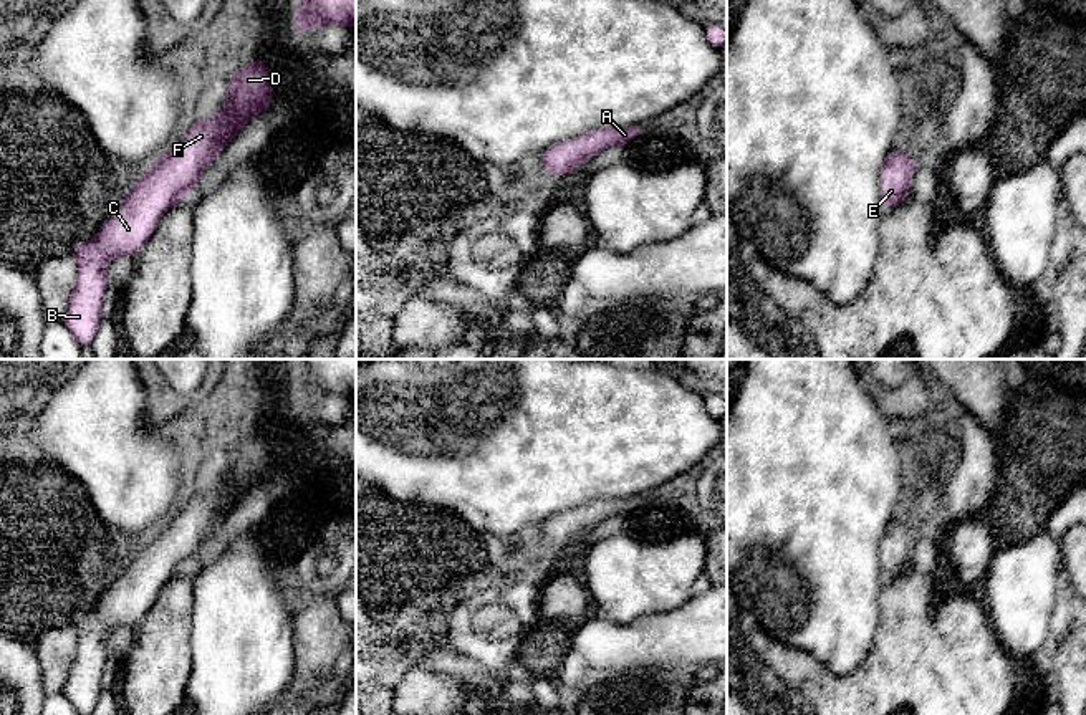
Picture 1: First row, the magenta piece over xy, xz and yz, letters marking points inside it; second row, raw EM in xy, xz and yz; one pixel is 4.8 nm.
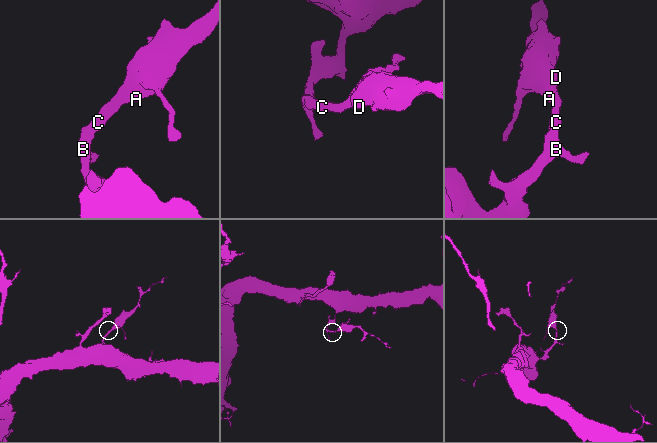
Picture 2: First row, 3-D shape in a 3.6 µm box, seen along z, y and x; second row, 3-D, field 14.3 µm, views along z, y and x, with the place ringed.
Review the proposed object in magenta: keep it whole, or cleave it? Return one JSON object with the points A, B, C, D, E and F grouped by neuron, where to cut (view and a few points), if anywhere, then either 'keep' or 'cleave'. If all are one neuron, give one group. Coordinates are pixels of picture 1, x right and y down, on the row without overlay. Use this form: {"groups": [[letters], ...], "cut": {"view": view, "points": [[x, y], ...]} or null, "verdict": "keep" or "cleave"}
{"groups": [["A", "B", "C", "D", "E", "F"]], "cut": null, "verdict": "keep"}

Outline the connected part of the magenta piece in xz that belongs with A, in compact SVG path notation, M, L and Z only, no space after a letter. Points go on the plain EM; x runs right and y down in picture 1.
M644 497L632 498L598 498L586 505L561 511L540 525L540 533L558 549L576 541L588 530L611 516L627 516L642 501Z

